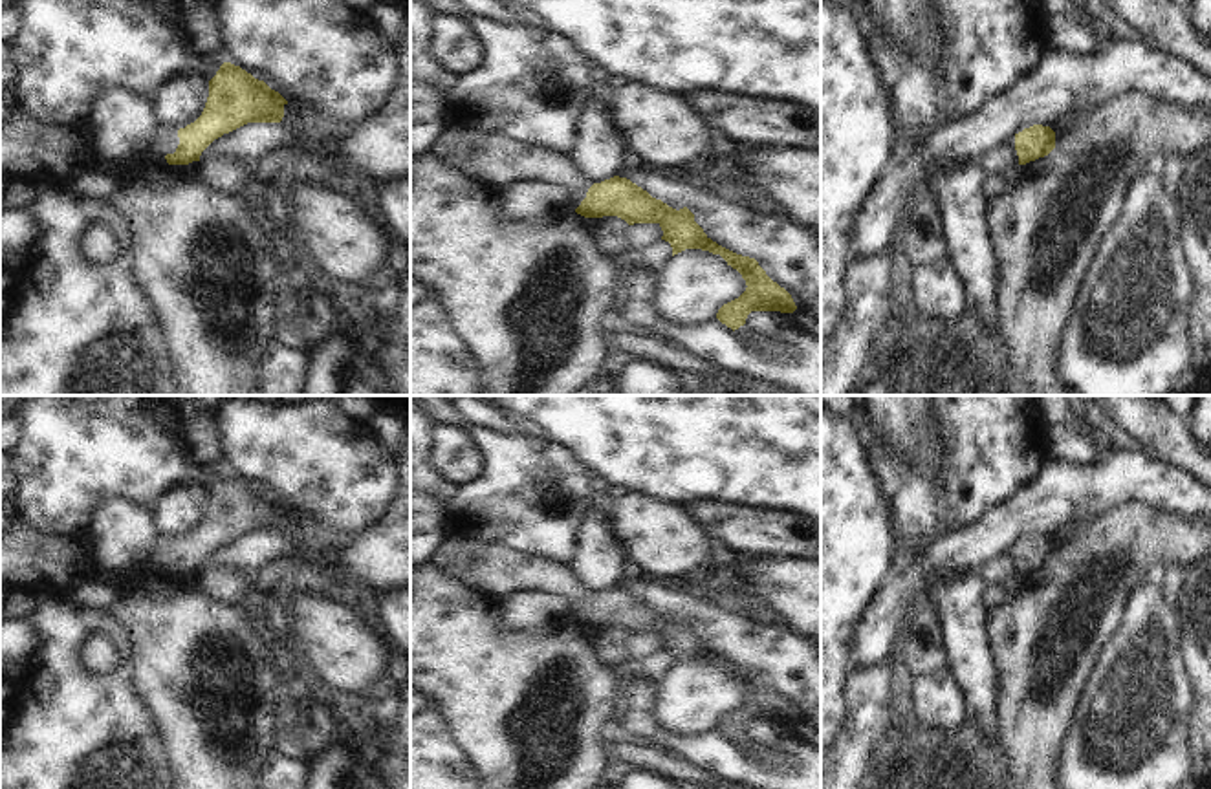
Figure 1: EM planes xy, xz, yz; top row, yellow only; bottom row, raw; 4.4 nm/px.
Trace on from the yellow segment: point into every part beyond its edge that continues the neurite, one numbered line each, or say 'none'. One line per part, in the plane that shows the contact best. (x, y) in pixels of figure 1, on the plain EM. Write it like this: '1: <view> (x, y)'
1: xy (165, 550)

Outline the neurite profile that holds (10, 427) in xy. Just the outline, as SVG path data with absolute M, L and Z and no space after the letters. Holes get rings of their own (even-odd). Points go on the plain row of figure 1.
M11 414L4 419L0 419L0 452L9 454L18 438L20 438L22 427L20 417L16 414Z

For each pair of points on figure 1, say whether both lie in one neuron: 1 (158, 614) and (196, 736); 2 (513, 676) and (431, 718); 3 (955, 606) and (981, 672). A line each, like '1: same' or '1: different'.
1: same
2: different
3: same

